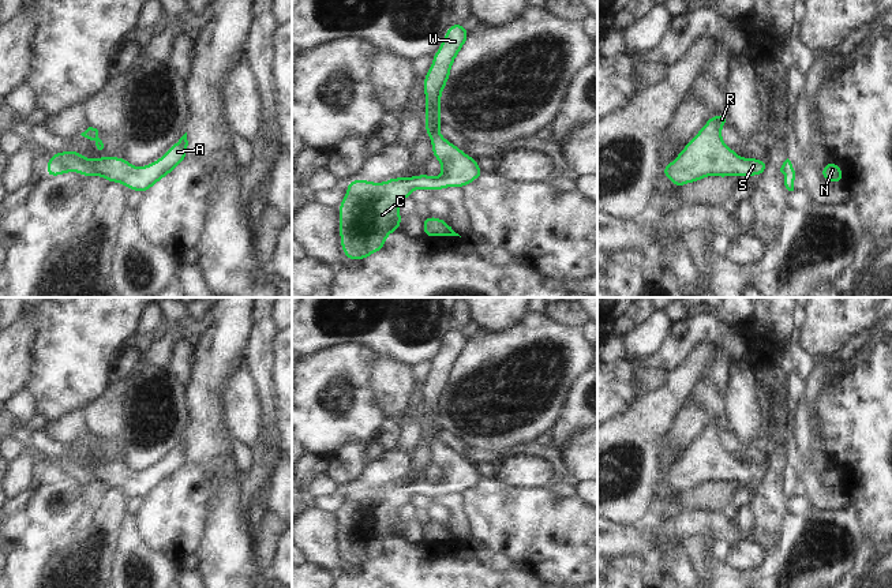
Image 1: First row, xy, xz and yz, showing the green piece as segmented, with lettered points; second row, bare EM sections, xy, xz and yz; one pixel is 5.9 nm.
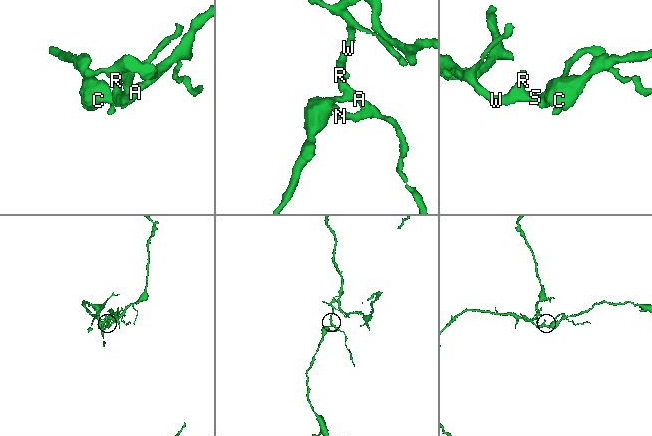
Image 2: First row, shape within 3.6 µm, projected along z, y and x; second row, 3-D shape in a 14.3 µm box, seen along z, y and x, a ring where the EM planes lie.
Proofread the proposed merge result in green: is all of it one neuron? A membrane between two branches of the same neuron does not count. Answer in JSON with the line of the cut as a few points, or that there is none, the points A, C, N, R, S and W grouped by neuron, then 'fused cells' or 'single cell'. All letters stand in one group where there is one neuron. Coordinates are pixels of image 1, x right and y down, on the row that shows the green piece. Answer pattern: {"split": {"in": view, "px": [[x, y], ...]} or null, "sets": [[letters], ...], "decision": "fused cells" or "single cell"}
{"split": null, "sets": [["A", "C", "N", "R", "S", "W"]], "decision": "single cell"}

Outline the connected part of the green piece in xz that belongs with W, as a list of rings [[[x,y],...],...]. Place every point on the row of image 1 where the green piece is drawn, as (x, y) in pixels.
[[[454,22],[445,33],[443,41],[435,55],[428,72],[424,75],[426,120],[424,131],[430,135],[432,158],[441,161],[442,175],[432,177],[428,173],[411,177],[391,177],[382,183],[366,179],[355,179],[346,184],[346,194],[337,206],[340,211],[340,243],[346,261],[363,261],[370,255],[385,248],[386,237],[401,228],[402,216],[398,205],[411,198],[415,190],[431,190],[432,192],[447,187],[465,188],[468,184],[481,177],[484,172],[475,157],[469,157],[460,147],[443,138],[439,132],[441,126],[441,98],[451,74],[451,65],[469,37],[468,29],[462,23]]]

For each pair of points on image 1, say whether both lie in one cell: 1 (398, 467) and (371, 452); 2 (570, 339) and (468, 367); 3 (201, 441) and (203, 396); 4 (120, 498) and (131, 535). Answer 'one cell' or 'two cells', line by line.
1: two cells
2: one cell
3: one cell
4: two cells

